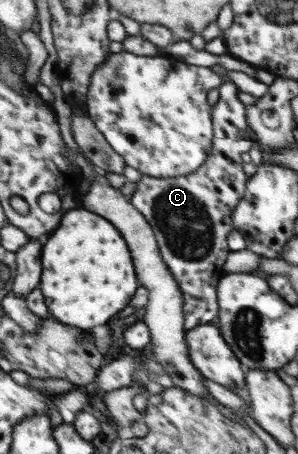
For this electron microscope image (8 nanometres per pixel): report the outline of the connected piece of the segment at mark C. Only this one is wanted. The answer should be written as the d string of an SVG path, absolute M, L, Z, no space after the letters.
M232 82L221 83L218 87L218 100L213 107L213 149L202 166L198 166L192 174L183 177L152 178L149 175L141 175L129 201L134 208L145 217L149 227L160 245L160 258L177 280L184 300L184 315L186 328L194 328L198 325L214 323L217 311L217 296L215 287L224 274L224 263L229 256L228 235L234 230L232 226L233 211L237 203L245 195L245 187L248 176L243 171L243 162L240 160L242 153L250 151L258 146L258 138L251 131L246 121L245 106L238 100L236 94L239 89Z

